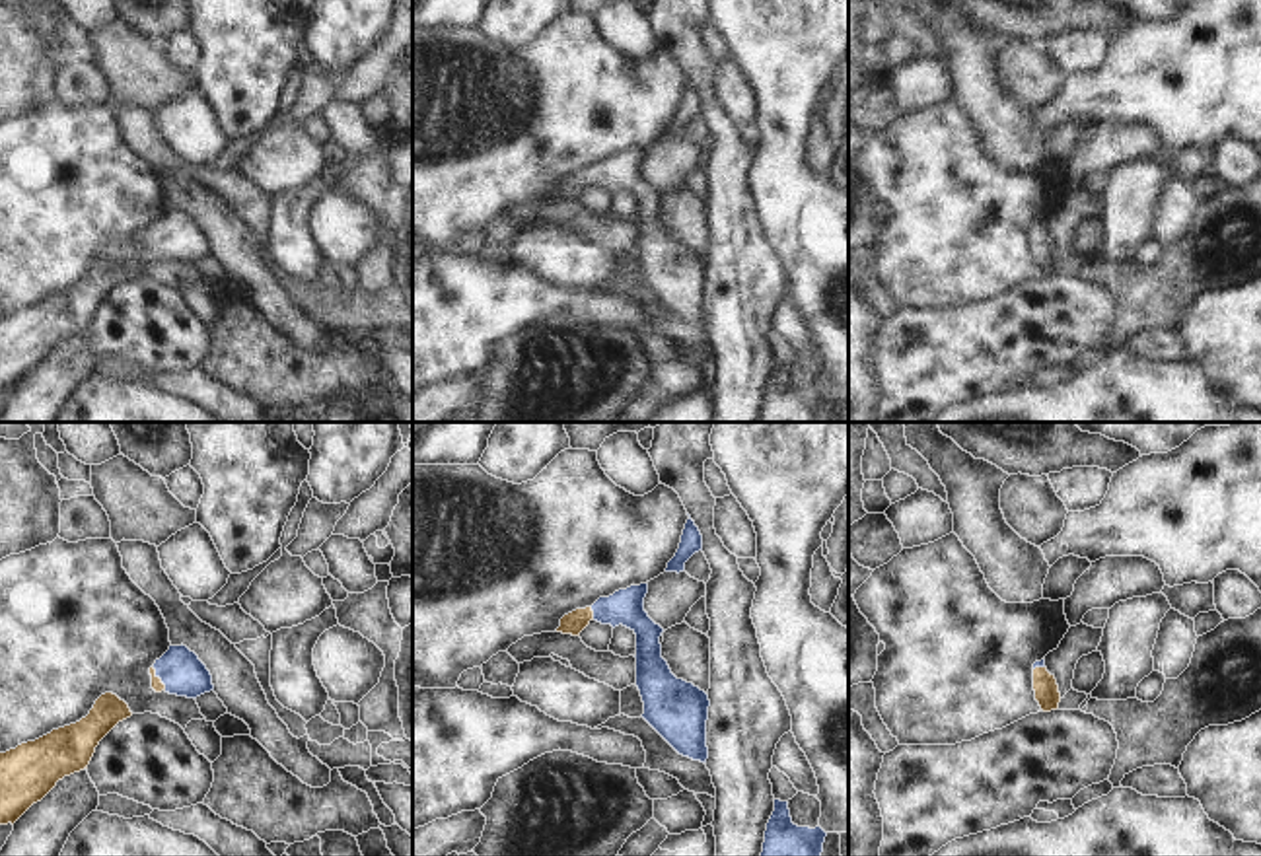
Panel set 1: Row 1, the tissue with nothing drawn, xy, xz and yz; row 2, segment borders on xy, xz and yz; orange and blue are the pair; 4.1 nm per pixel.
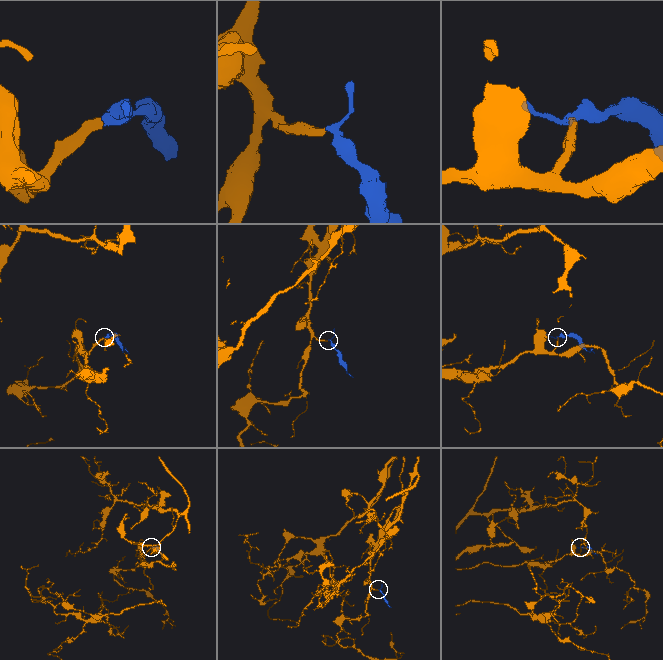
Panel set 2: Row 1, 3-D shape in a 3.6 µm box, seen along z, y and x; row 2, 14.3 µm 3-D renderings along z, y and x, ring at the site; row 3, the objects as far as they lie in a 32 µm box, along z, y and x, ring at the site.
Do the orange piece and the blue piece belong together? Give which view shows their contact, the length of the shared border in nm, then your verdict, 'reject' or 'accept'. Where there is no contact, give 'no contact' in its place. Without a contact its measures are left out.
xz | 60 nm | accept

